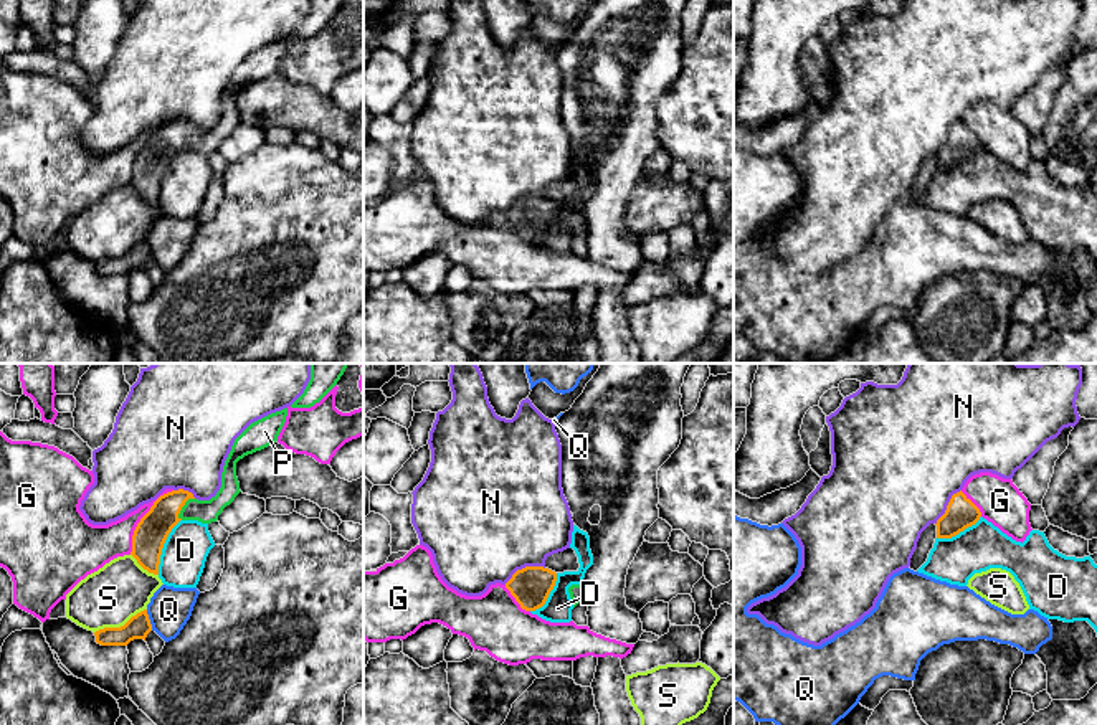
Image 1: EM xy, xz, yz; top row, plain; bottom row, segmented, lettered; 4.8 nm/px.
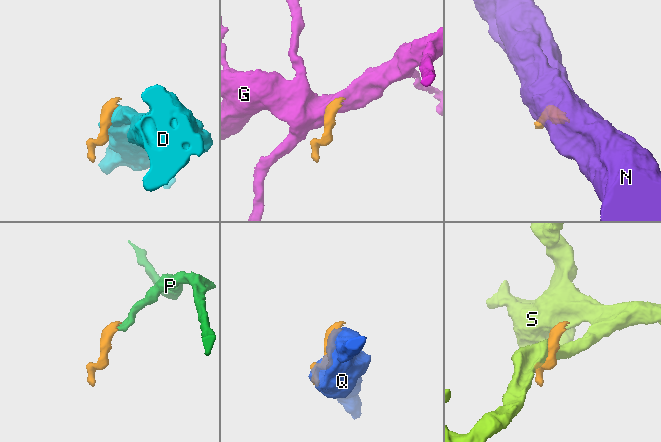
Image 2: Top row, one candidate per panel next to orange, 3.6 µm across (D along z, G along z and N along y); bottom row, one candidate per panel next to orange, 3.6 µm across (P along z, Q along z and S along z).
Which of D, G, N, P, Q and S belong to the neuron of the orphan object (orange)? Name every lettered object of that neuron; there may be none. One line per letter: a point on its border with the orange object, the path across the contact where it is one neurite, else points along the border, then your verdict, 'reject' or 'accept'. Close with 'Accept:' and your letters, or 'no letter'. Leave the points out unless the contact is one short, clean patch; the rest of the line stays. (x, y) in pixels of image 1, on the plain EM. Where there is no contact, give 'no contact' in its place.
D: xy (162, 177) | along xy (180, 149), (164, 174), (157, 203) | reject
G: xy (141, 149) | along xy (172, 119), (141, 149), (129, 184) | reject
N: xz (526, 197) | reject
P: xy (182, 136) | across xy (154, 157), (182, 136), (204, 141) | accept
Q: xy (149, 250) | along xy (146, 240), (152, 260) | reject
S: xy (121, 256) | reject
Accept: P

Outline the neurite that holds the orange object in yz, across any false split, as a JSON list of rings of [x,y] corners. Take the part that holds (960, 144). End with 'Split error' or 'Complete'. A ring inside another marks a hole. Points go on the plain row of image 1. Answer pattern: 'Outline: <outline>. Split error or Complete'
Outline: [[[960,121],[952,126],[945,144],[935,154],[937,168],[952,168],[975,155],[980,147],[980,139]]]. Complete

